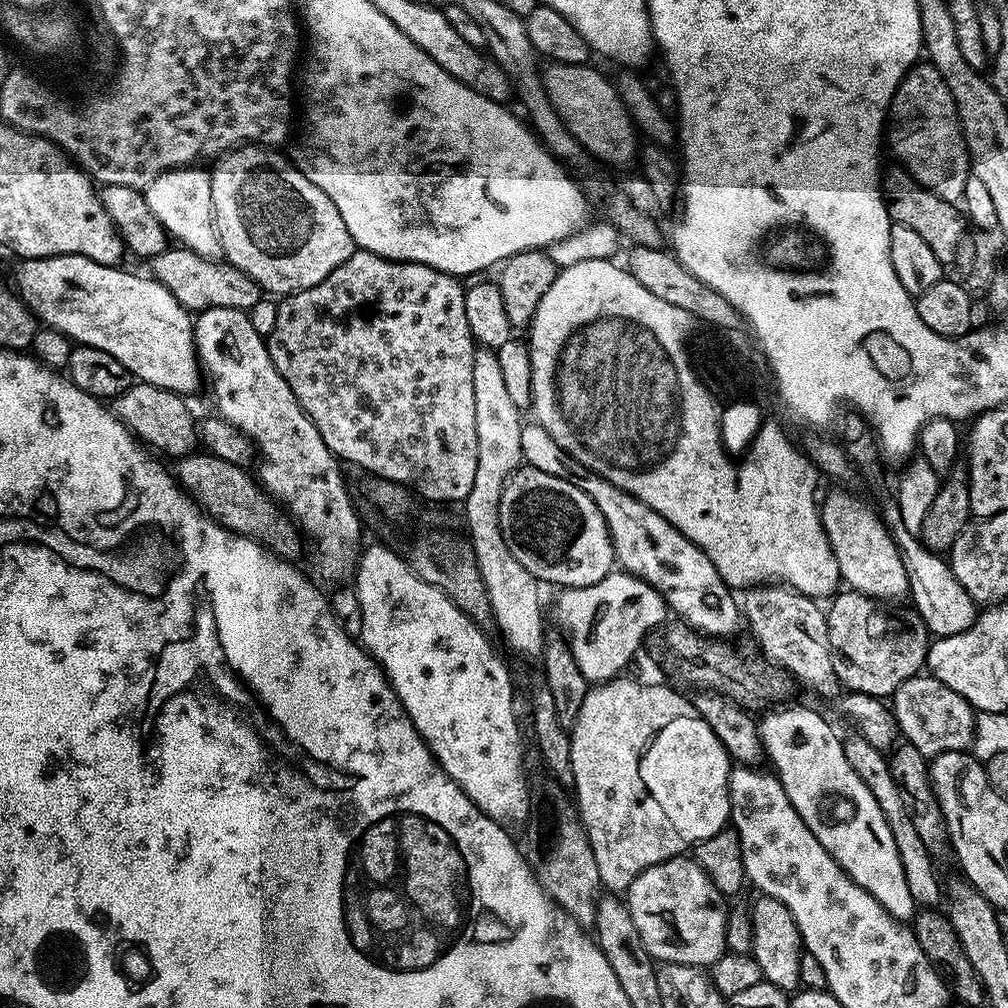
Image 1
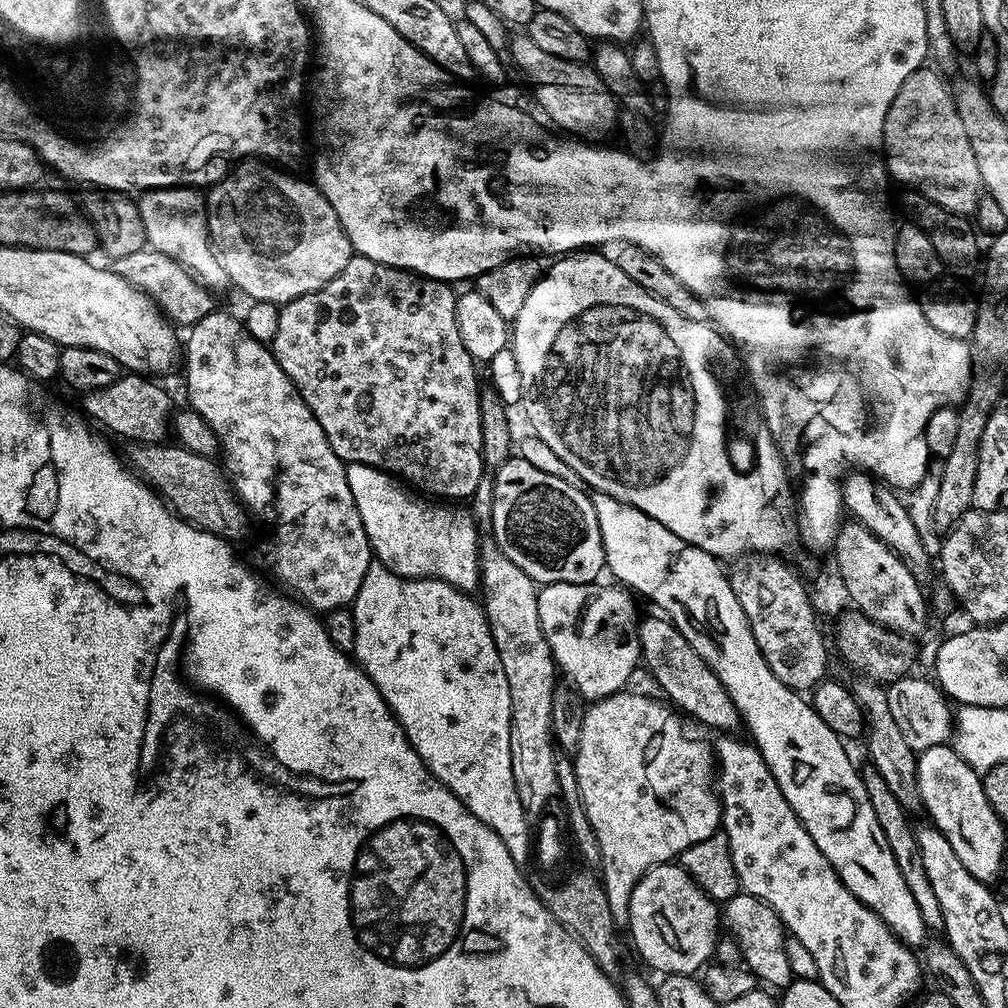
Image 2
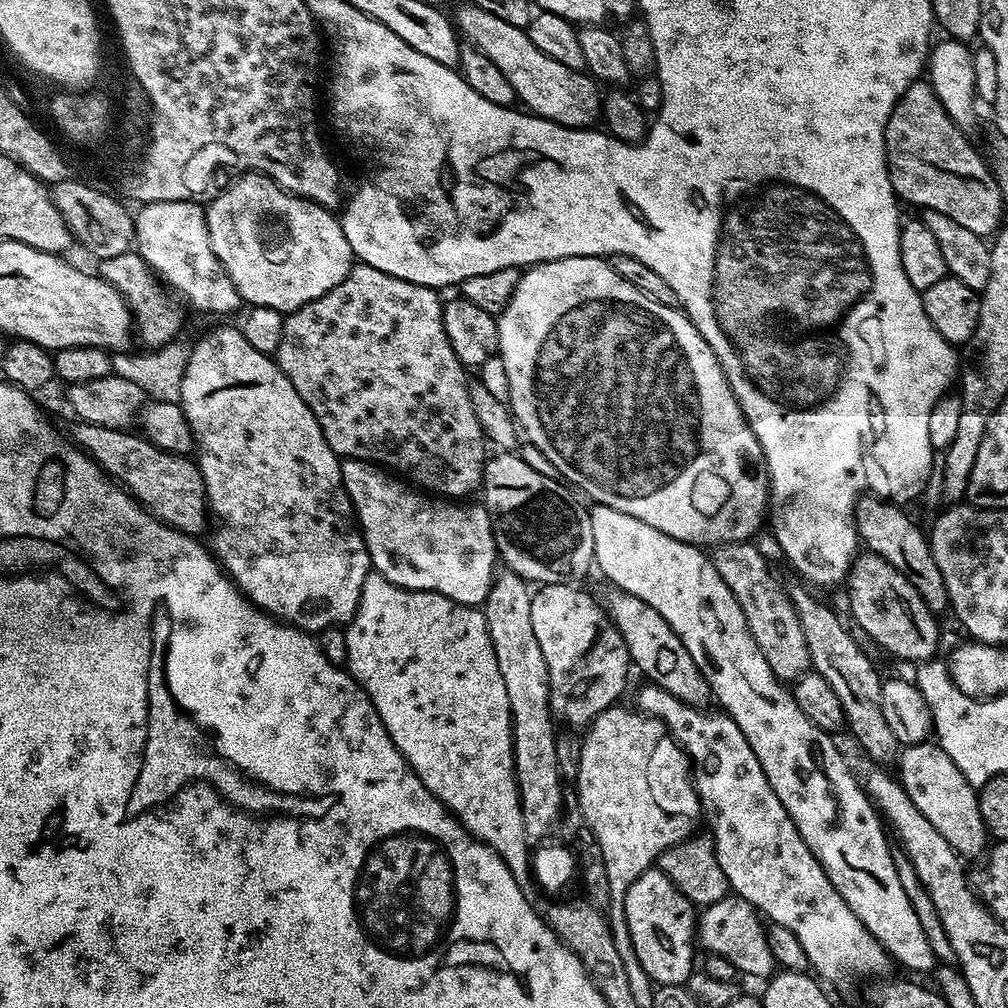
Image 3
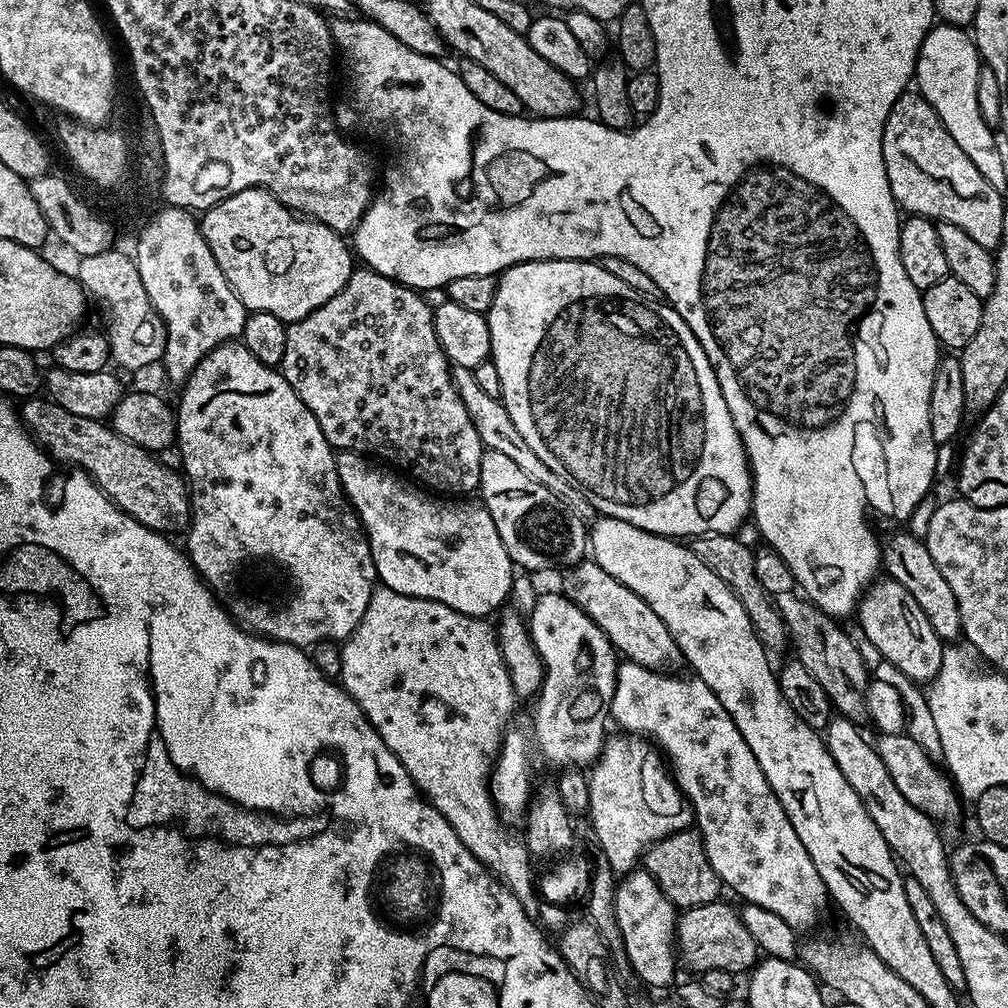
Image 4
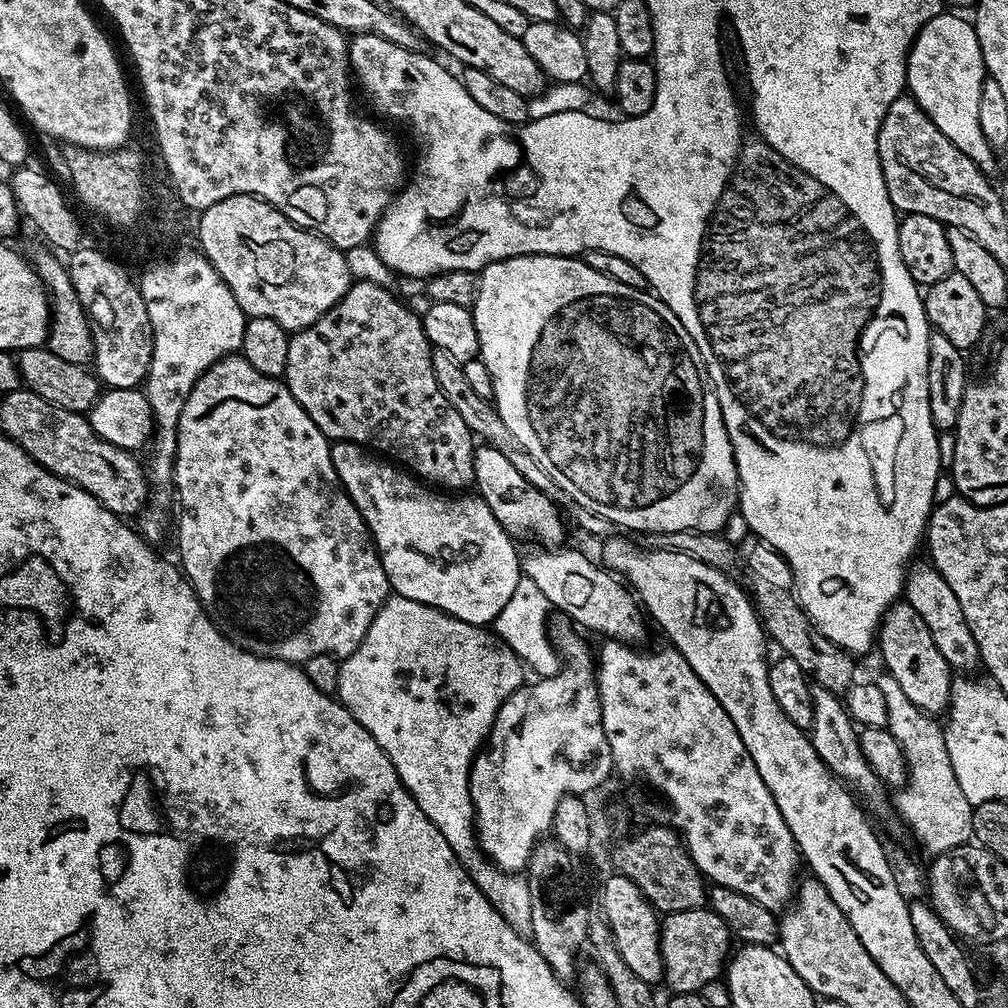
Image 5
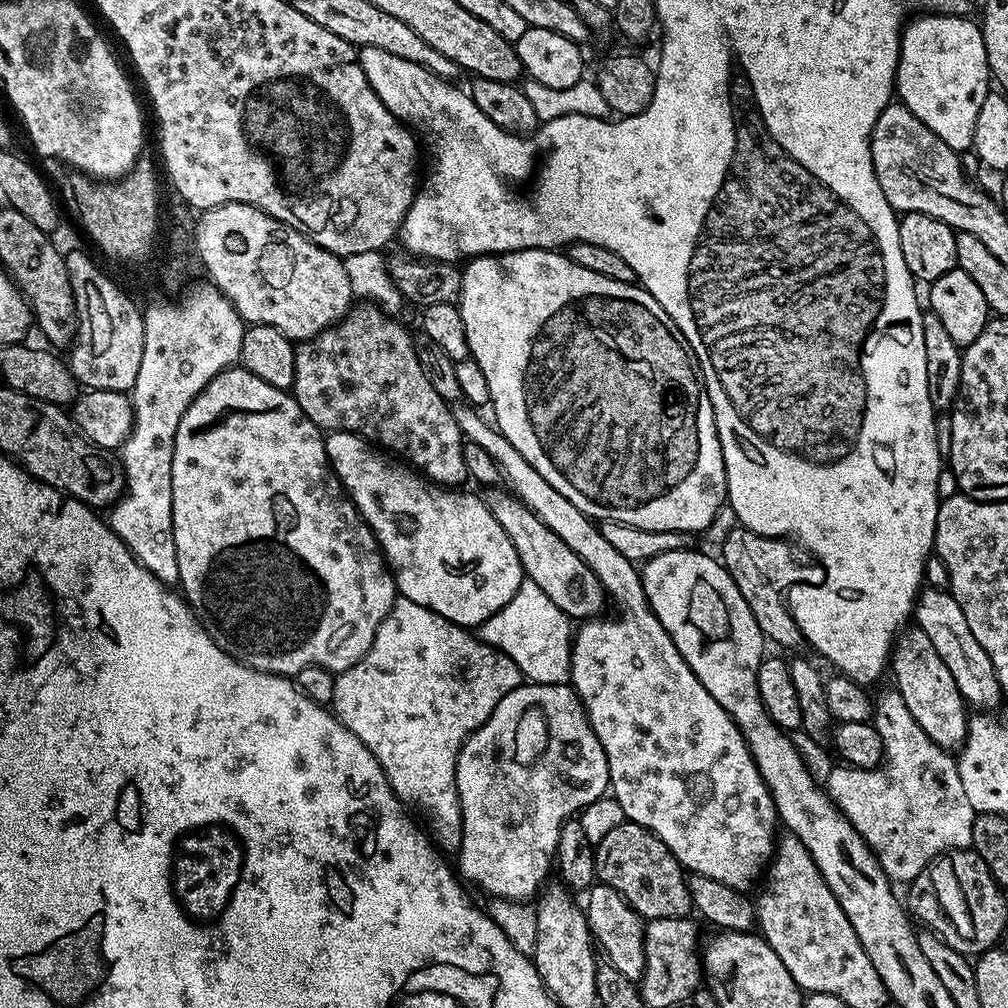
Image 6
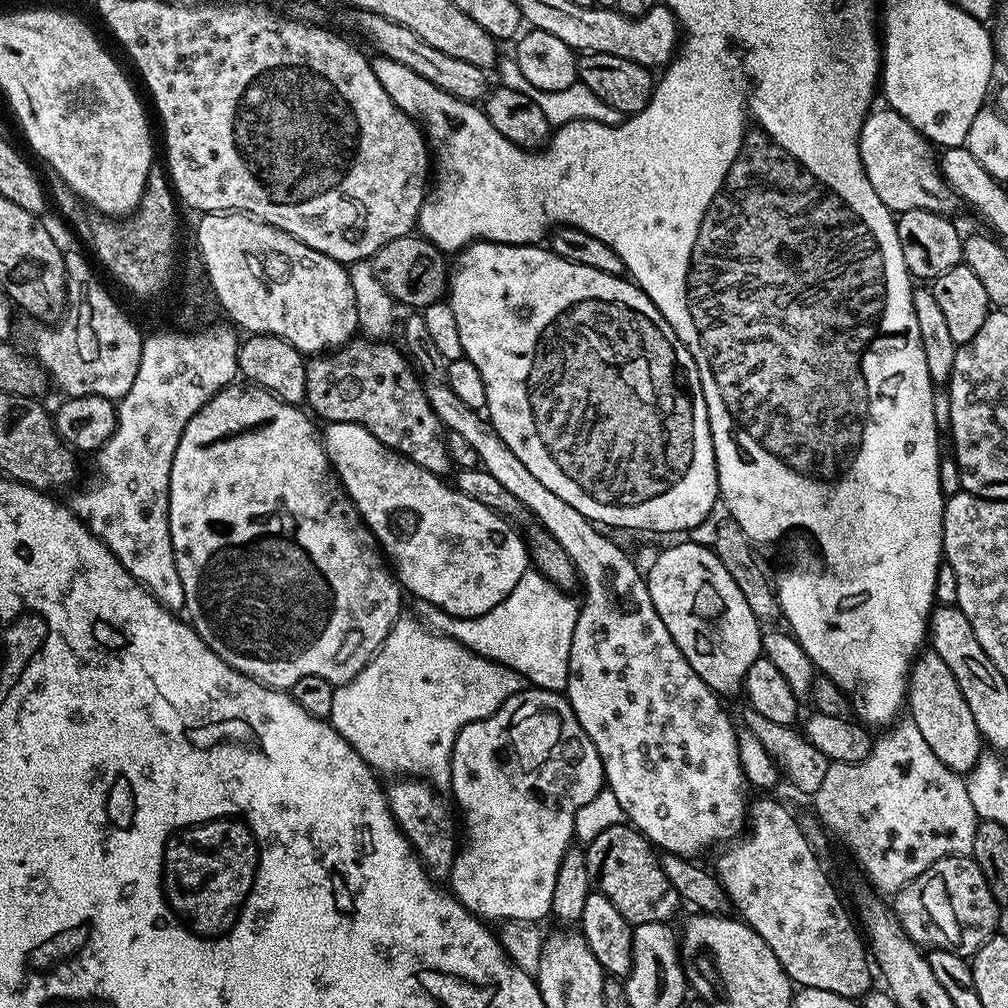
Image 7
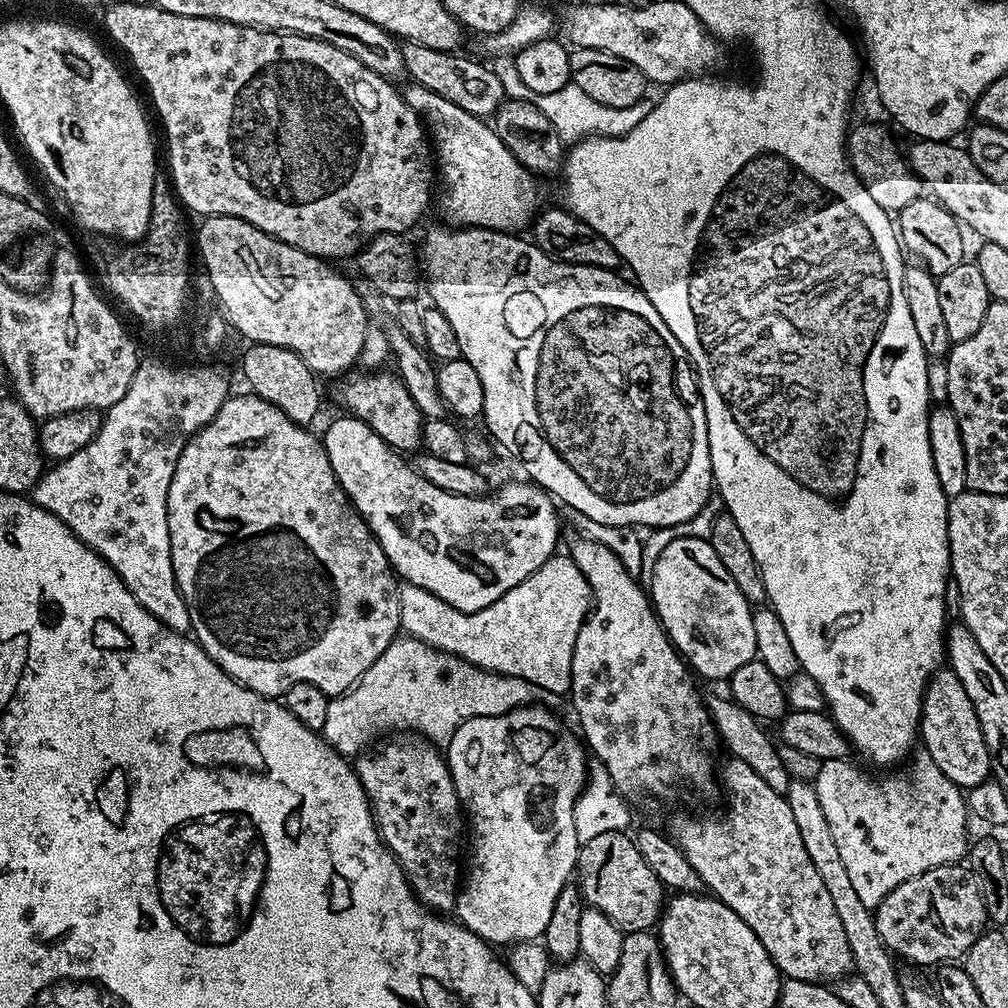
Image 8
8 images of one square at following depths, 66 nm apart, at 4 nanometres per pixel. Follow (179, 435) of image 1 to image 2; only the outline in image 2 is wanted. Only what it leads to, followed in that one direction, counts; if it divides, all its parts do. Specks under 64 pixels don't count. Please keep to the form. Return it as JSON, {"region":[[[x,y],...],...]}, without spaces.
{"region":[[[144,374],[121,375],[110,386],[102,386],[102,390],[94,390],[83,397],[83,415],[97,425],[100,423],[102,427],[109,428],[114,435],[121,436],[124,442],[161,443],[169,435],[174,407],[167,390],[159,388],[152,380],[155,379]]]}

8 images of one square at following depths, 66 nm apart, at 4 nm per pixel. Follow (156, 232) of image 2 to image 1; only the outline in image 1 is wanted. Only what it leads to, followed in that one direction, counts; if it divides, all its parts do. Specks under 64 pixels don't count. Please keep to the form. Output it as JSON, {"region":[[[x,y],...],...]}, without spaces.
{"region":[[[200,166],[171,168],[158,174],[154,182],[142,189],[150,214],[177,245],[189,248],[200,256],[215,257],[220,252],[220,240],[216,237],[216,226],[212,223],[211,175]]]}

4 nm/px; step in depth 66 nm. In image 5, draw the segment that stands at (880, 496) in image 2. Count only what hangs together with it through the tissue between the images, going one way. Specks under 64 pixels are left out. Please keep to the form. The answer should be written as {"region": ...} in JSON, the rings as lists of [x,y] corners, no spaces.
{"region":[[[926,562],[913,563],[905,575],[903,595],[905,603],[910,604],[921,615],[922,622],[930,630],[934,646],[938,647],[938,652],[946,658],[950,668],[958,672],[972,672],[970,670],[979,667],[980,651],[973,634],[970,633],[962,606],[959,605],[954,590],[947,585],[936,568]]]}

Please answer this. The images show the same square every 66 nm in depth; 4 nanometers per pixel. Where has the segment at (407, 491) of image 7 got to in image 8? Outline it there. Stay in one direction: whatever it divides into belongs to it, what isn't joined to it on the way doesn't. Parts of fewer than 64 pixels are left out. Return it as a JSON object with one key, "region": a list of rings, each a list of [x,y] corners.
{"region":[[[340,414],[337,420],[330,421],[328,429],[322,432],[322,443],[330,458],[330,466],[334,466],[334,474],[338,478],[342,490],[352,499],[352,504],[359,510],[362,519],[368,523],[369,530],[374,533],[376,541],[380,543],[386,554],[386,558],[392,563],[392,571],[401,581],[418,586],[422,590],[430,590],[430,594],[442,598],[442,602],[454,606],[460,612],[477,612],[494,602],[498,602],[498,598],[502,598],[502,594],[506,594],[506,590],[514,590],[514,586],[518,586],[518,582],[530,578],[530,574],[534,574],[534,570],[543,566],[557,551],[556,539],[560,536],[560,522],[562,524],[562,520],[560,516],[559,518],[556,517],[557,505],[554,503],[553,497],[549,496],[538,484],[519,478],[520,480],[512,480],[509,484],[502,485],[496,493],[493,491],[491,494],[483,496],[446,494],[446,490],[438,490],[438,486],[434,486],[434,482],[426,482],[426,478],[422,478],[422,474],[416,471],[409,461],[408,464],[404,461],[407,459],[401,453],[390,447],[377,432],[370,430],[370,426],[366,426],[366,422],[362,422],[351,414]]]}

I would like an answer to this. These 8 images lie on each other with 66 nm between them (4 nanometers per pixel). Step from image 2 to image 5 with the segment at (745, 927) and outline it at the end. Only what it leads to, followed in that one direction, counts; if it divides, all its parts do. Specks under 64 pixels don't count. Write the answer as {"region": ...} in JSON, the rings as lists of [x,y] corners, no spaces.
{"region":[[[707,906],[665,915],[660,922],[663,983],[668,983],[673,993],[699,992],[702,986],[706,986],[706,982],[721,979],[733,951],[732,944],[732,931]]]}

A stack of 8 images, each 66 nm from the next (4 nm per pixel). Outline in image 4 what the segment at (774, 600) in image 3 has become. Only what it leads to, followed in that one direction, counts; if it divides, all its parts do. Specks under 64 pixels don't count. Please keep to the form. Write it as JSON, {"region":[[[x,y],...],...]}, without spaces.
{"region":[[[726,534],[697,536],[691,541],[690,547],[694,554],[698,554],[698,558],[704,560],[706,567],[714,570],[714,574],[718,574],[718,578],[722,578],[722,582],[726,582],[726,586],[730,586],[730,590],[736,595],[738,602],[742,602],[742,610],[746,610],[752,628],[756,631],[756,637],[765,649],[773,650],[772,648],[780,648],[783,644],[789,643],[790,637],[782,622],[782,614],[778,614],[773,597],[770,592],[768,596],[759,574],[756,573],[755,555],[757,553],[753,549],[742,546],[742,542],[738,542],[738,538],[734,534],[731,536]]]}

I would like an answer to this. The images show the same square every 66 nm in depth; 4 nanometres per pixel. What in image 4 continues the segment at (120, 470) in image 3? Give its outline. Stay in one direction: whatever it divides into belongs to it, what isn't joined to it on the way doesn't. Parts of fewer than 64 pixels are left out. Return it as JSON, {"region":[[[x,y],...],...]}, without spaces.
{"region":[[[44,398],[23,401],[22,419],[25,429],[30,433],[32,439],[52,457],[53,461],[60,463],[61,460],[64,464],[72,464],[64,466],[71,466],[73,469],[86,473],[92,480],[93,485],[99,491],[101,488],[108,495],[105,497],[111,503],[116,504],[123,512],[130,514],[130,518],[142,522],[142,526],[165,534],[171,533],[171,528],[180,533],[187,529],[192,514],[188,481],[177,469],[176,473],[174,469],[167,468],[160,461],[163,459],[159,455],[150,453],[142,446],[122,438],[103,420],[81,418],[79,414],[70,414],[70,410],[66,410]]]}

